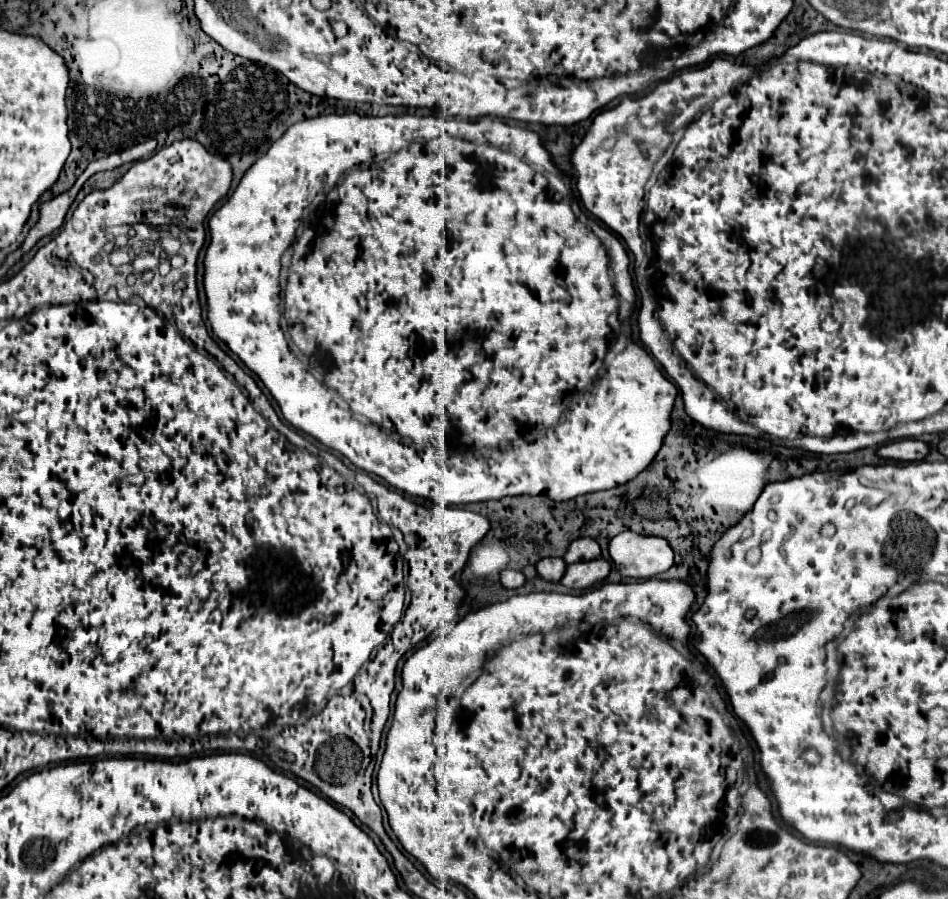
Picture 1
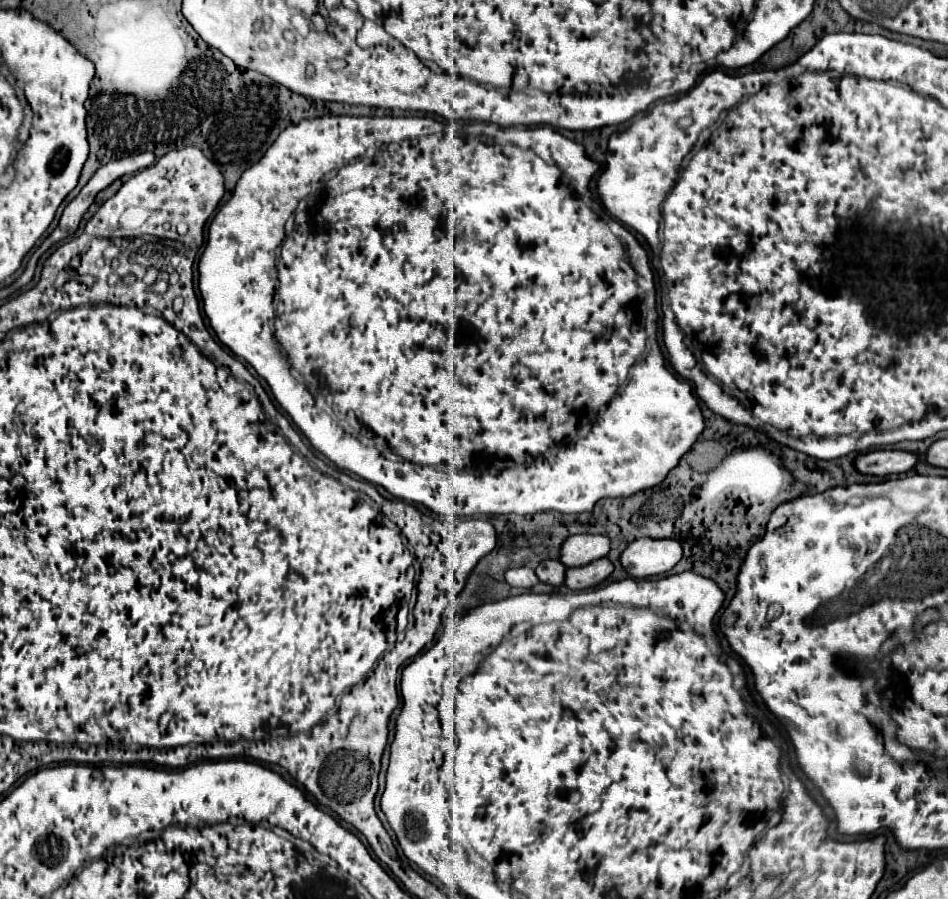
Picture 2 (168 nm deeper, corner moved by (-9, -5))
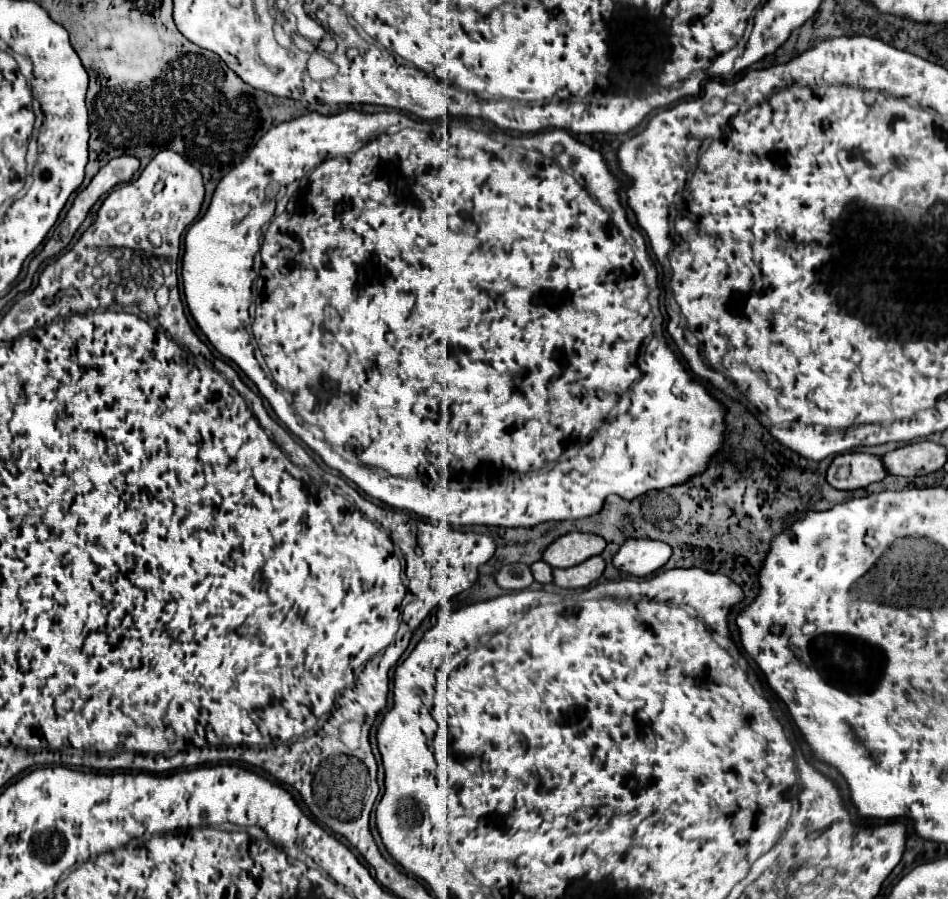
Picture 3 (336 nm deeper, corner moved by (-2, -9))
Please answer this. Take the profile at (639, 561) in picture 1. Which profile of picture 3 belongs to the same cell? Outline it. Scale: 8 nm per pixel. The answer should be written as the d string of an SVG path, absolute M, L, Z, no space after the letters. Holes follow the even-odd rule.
M626 539L618 549L618 553L614 555L612 563L616 569L624 573L646 577L664 567L668 559L670 559L670 547L662 541Z

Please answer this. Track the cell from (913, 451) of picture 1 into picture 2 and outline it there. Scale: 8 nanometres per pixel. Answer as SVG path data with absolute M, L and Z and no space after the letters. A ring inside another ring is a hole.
M877 449L855 459L855 467L865 475L899 475L913 469L919 461L917 453L901 451L901 449Z

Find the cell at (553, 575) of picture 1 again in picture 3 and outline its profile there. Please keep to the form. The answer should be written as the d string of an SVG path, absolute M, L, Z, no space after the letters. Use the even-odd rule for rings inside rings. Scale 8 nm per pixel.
M536 561L532 565L532 575L538 583L552 583L552 567L546 561Z

